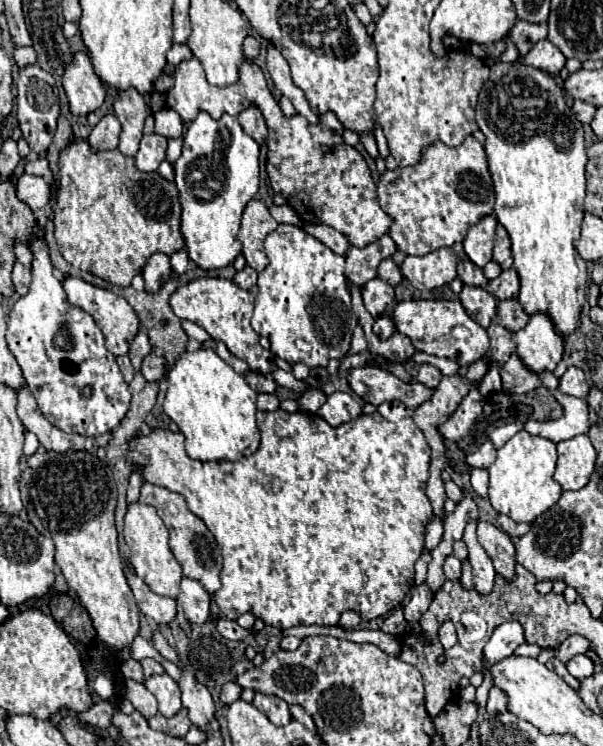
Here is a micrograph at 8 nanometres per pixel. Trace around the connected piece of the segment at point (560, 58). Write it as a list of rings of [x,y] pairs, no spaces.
[[[539,40],[525,56],[521,56],[521,62],[527,66],[537,66],[549,74],[557,74],[565,66],[565,60],[567,58],[549,40]]]

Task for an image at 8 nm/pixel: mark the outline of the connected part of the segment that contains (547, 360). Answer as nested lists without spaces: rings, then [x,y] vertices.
[[[537,312],[529,318],[527,326],[513,334],[521,362],[535,374],[545,370],[553,372],[563,358],[563,338],[555,332],[551,318]]]

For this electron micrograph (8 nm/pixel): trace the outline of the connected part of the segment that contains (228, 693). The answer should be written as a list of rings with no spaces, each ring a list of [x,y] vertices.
[[[229,682],[221,690],[221,702],[225,704],[233,704],[239,696],[241,696],[241,686],[237,682]]]

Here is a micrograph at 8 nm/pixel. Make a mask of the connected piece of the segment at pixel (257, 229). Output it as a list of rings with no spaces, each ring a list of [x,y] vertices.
[[[253,199],[245,206],[237,238],[243,244],[243,256],[247,264],[257,272],[261,272],[267,266],[263,240],[277,226],[279,226],[277,220],[269,214],[267,206],[261,200]]]

